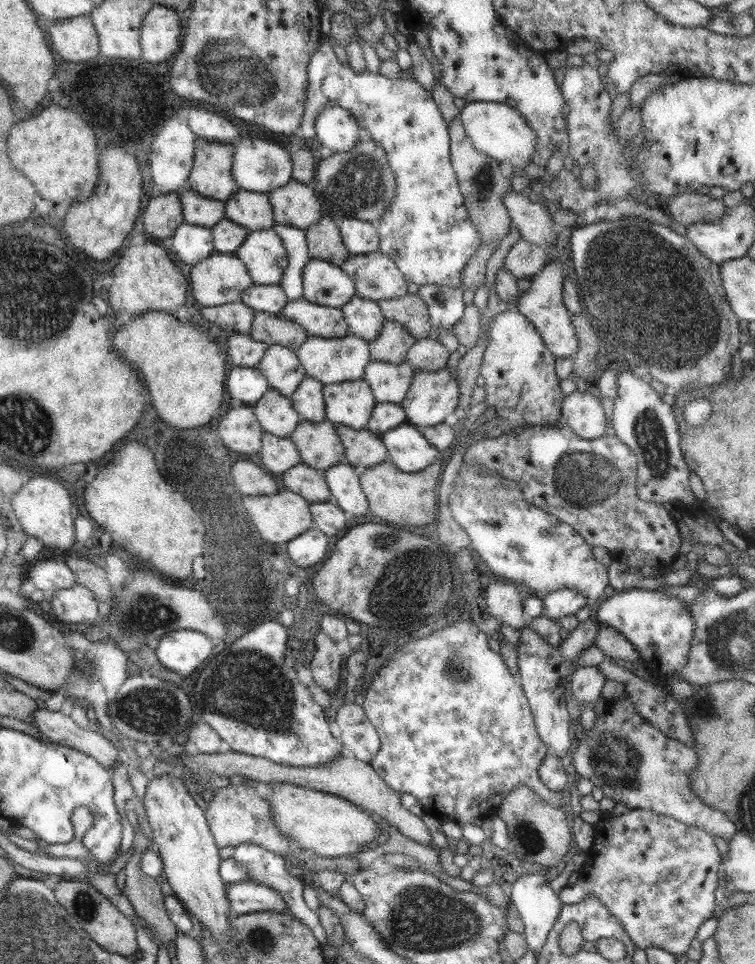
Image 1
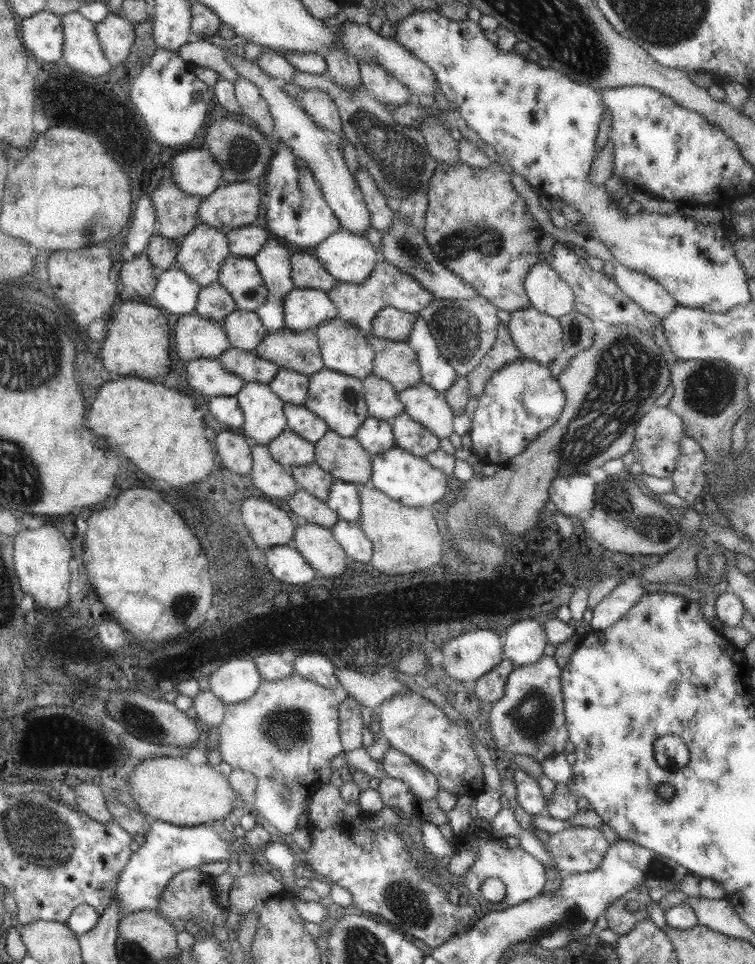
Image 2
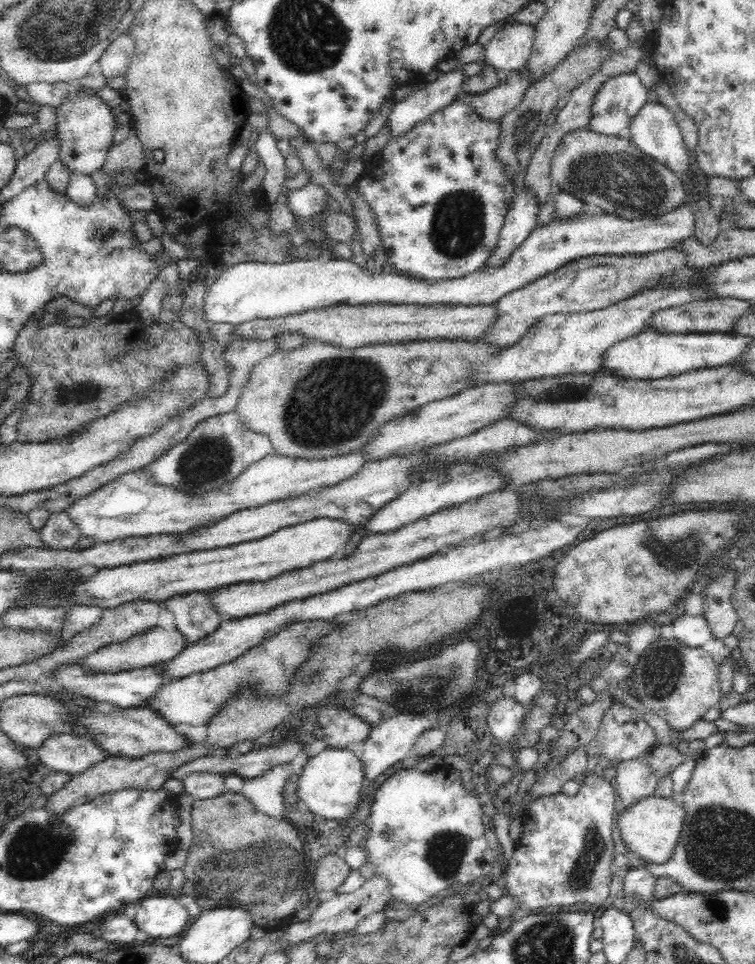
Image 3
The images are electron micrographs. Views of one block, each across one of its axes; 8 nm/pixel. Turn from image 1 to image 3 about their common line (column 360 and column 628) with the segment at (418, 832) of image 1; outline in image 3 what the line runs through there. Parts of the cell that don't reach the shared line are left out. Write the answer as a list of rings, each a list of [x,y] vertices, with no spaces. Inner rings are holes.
[[[645,754],[616,765],[617,792],[624,803],[624,809],[634,807],[634,804],[654,795],[658,779],[649,769]]]

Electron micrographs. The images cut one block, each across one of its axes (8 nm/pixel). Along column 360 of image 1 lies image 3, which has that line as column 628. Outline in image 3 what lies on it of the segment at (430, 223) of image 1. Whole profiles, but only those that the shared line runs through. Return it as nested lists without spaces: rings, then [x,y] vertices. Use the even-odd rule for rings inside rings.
[[[634,72],[622,73],[618,76],[611,76],[605,80],[595,92],[594,100],[590,107],[589,129],[596,134],[606,136],[617,136],[623,128],[628,128],[630,122],[641,108],[648,102],[648,89],[640,81],[640,77]]]

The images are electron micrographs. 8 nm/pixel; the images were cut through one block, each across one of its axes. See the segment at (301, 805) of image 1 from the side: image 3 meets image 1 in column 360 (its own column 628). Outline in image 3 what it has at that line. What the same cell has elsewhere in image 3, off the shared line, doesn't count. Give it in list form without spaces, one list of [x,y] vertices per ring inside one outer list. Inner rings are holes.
[[[652,796],[634,804],[634,807],[625,809],[616,821],[622,840],[630,852],[636,853],[639,858],[649,863],[664,864],[680,840],[684,816],[686,816],[686,812],[683,804],[678,804],[674,798]]]

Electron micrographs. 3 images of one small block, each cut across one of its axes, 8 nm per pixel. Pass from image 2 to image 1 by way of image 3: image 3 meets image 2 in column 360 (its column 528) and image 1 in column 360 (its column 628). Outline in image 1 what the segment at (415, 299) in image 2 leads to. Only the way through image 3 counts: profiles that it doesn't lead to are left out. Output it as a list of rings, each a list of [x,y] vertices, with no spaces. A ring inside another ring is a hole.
[[[383,252],[350,255],[341,267],[355,284],[355,297],[380,301],[408,293],[408,282],[397,264]]]

